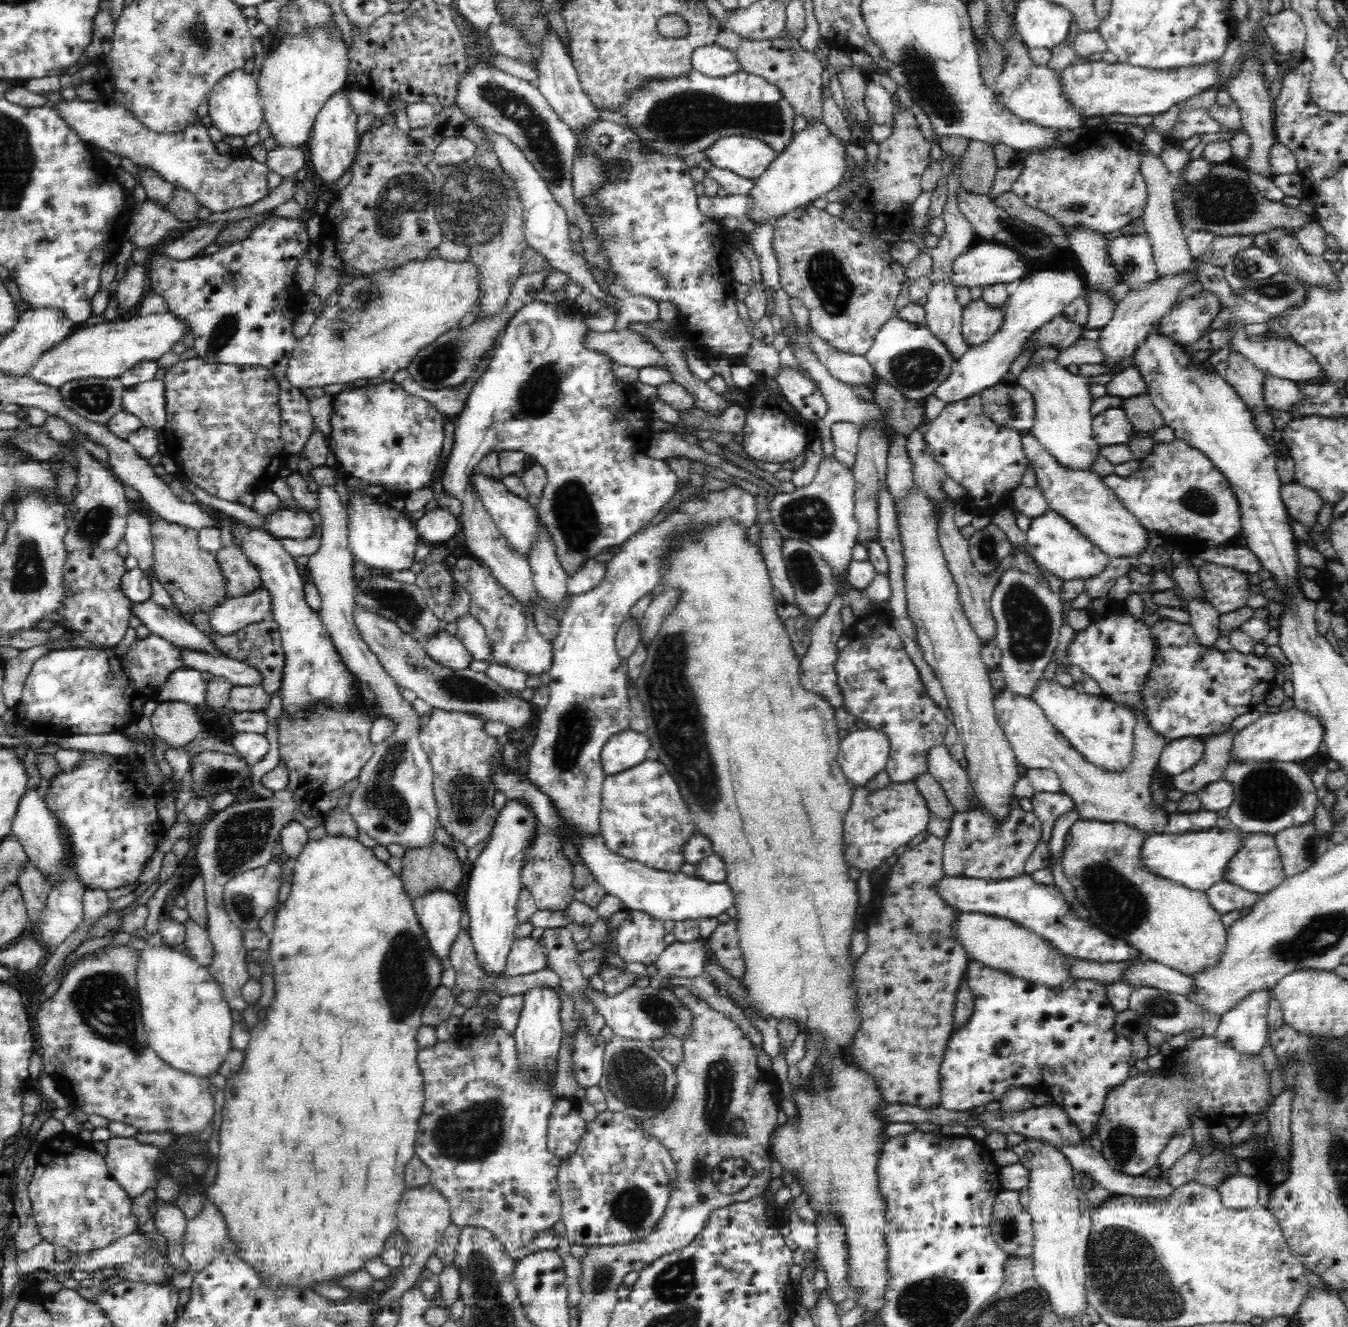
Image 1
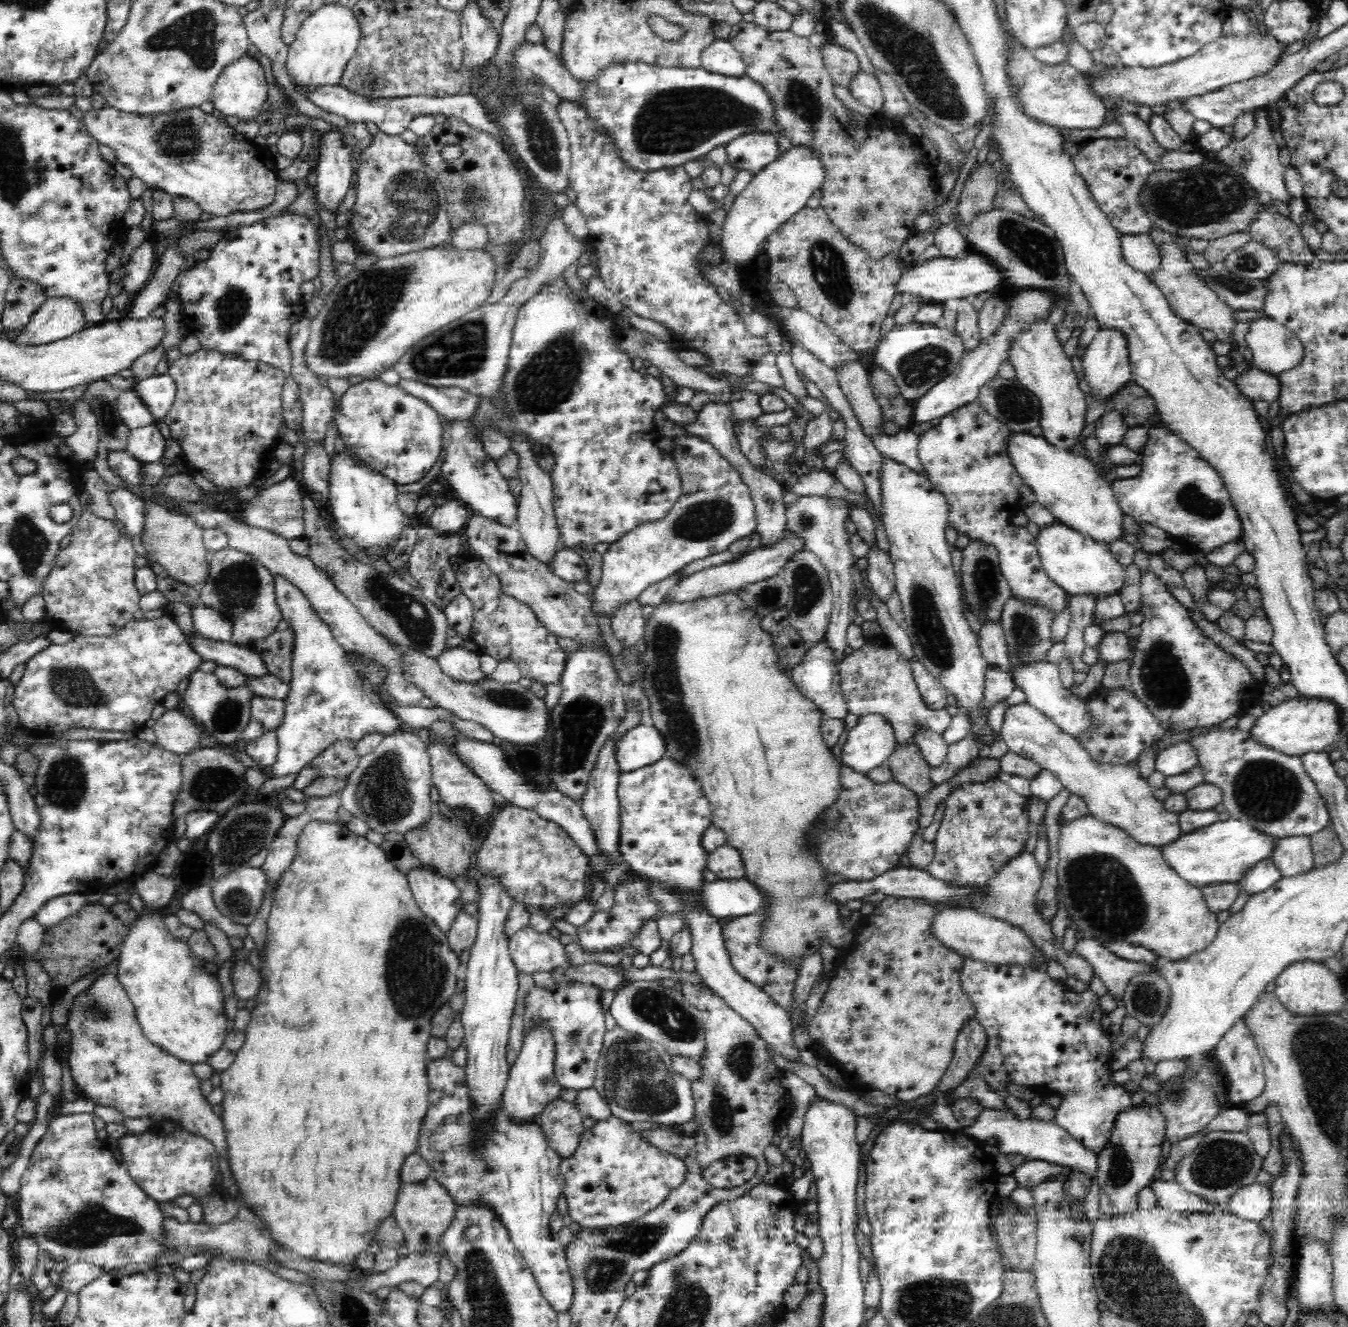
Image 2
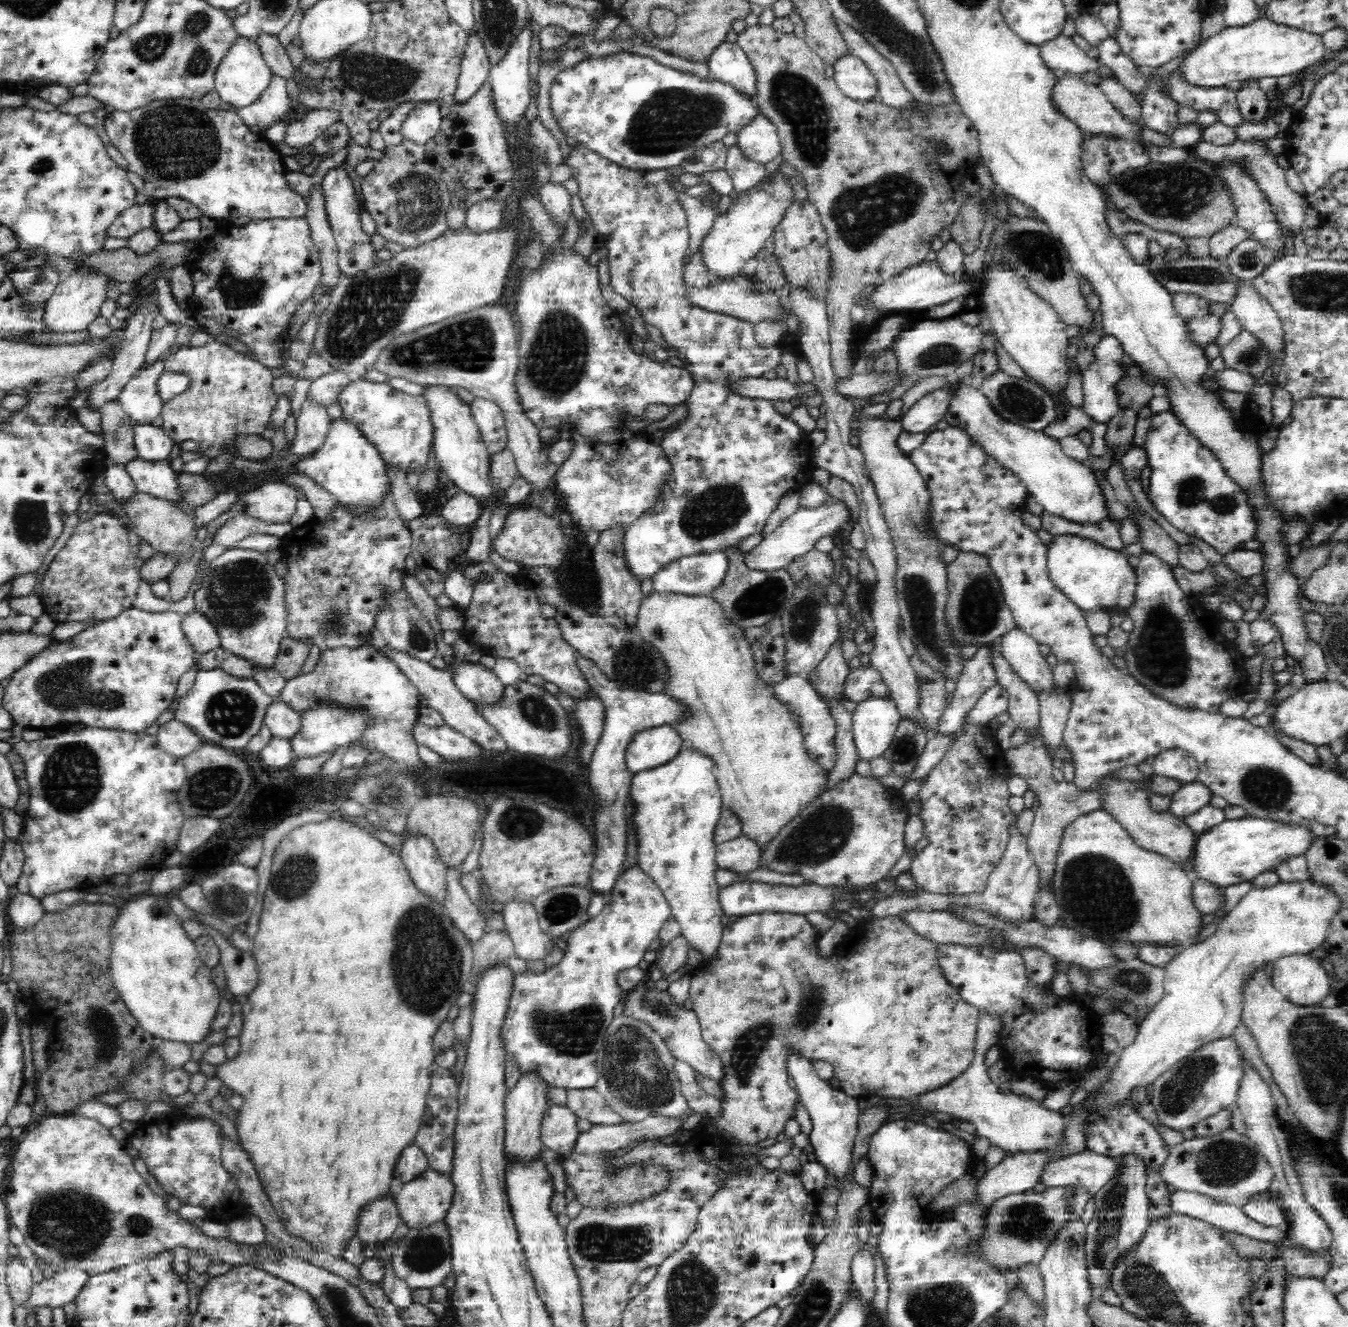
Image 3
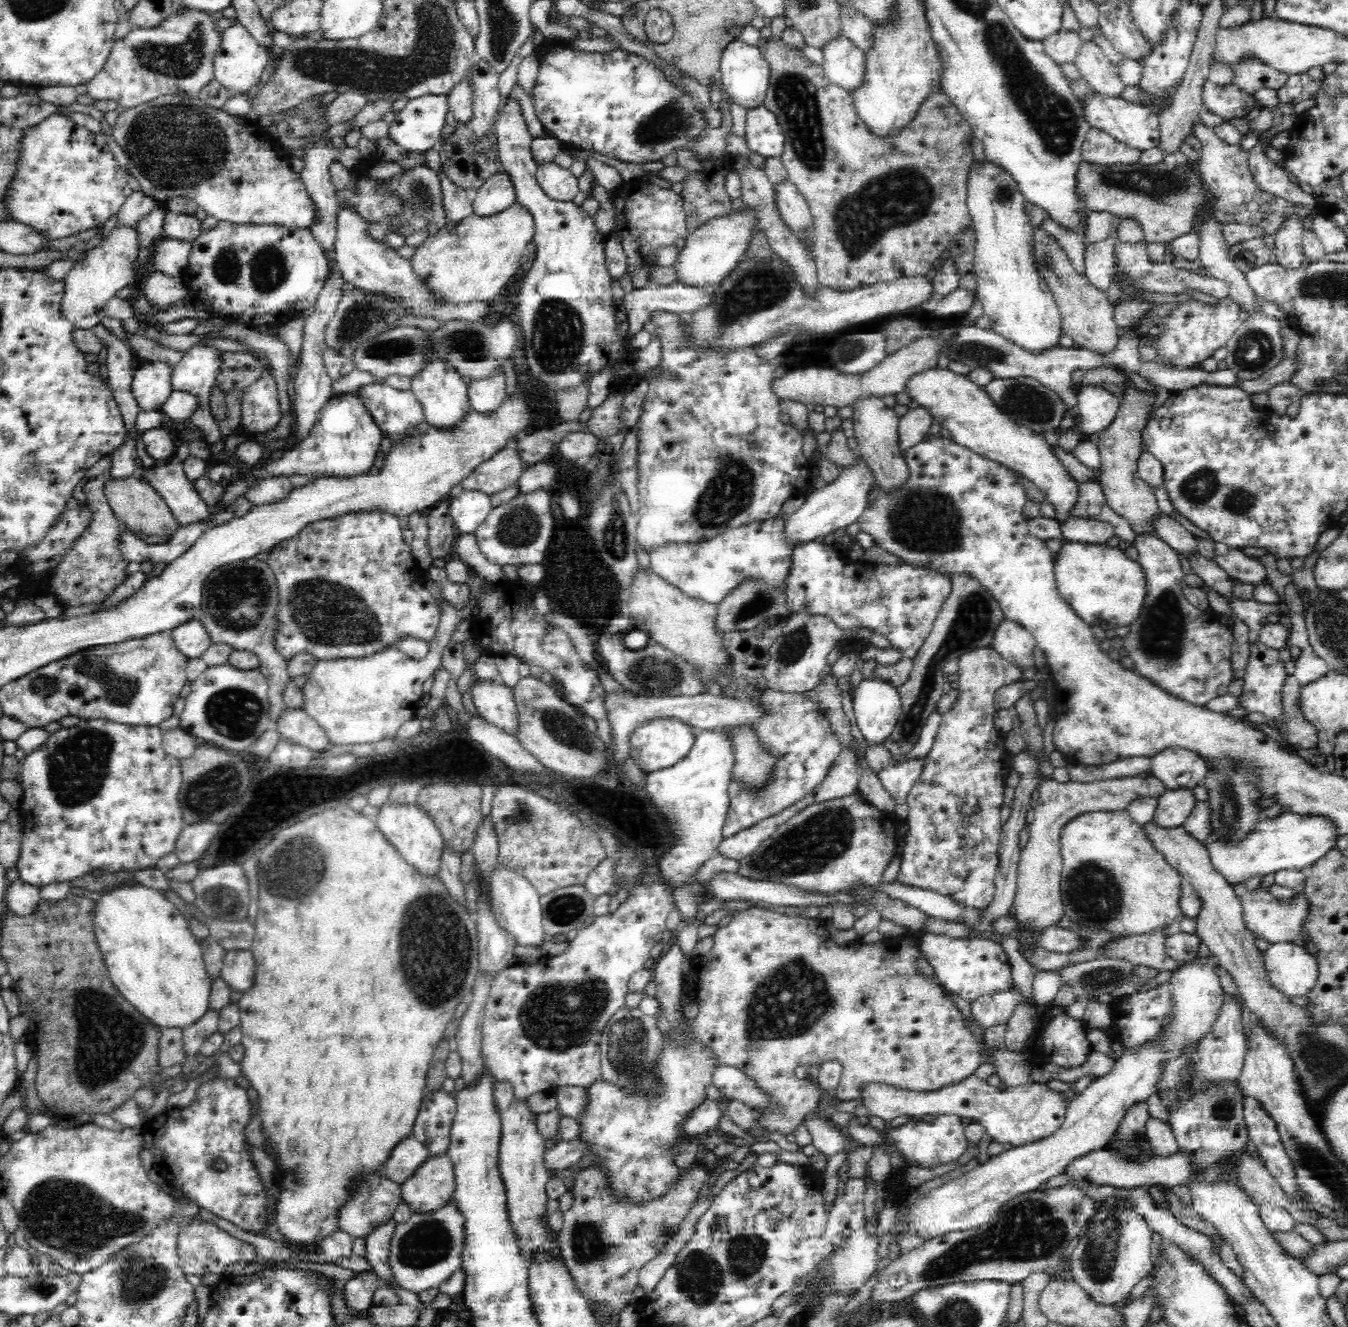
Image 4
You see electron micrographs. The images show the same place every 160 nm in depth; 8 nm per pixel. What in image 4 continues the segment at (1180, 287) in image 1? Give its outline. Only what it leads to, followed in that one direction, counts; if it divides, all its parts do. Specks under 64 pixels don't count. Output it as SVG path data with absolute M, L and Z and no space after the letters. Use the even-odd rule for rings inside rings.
M1083 387L1082 391L1078 391L1077 395L1077 408L1078 412L1076 418L1078 421L1077 428L1082 428L1086 436L1095 433L1102 433L1114 421L1118 409L1120 407L1120 399L1118 399L1110 391L1099 387Z

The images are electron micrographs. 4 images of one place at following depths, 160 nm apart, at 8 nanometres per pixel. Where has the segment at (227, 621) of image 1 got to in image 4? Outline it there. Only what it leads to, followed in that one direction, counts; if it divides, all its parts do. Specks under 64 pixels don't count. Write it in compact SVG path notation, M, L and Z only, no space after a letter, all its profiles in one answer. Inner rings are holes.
M199 618L182 622L180 626L171 630L171 635L178 650L190 659L200 657L213 643Z

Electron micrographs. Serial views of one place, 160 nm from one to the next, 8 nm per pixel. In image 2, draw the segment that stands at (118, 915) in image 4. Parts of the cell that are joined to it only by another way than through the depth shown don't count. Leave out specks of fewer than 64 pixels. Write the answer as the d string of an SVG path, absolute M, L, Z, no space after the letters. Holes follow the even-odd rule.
M158 914L142 916L135 920L132 930L123 940L119 949L117 977L123 989L128 993L134 1004L135 1014L141 1026L141 1031L154 1046L159 1046L166 1053L176 1056L192 1066L202 1062L208 1064L208 1059L223 1047L228 1018L225 1010L198 1010L192 996L192 978L196 976L196 964L199 962L191 954L190 948L184 942L178 942L172 934L165 930L165 922Z

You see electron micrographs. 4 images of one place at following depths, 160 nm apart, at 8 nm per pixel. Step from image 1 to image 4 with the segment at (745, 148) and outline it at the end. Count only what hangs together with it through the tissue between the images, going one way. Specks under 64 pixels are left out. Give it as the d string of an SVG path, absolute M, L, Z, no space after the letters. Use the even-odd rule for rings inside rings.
M762 104L747 110L744 140L748 150L762 158L778 158L783 152L785 135L776 115Z

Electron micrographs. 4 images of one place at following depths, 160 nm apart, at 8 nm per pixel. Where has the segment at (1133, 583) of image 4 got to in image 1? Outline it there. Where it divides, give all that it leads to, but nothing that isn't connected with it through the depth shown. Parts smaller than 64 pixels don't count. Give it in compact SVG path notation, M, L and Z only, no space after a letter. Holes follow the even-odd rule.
M1049 506L1044 514L1032 518L1030 528L1025 532L1027 537L1028 553L1033 557L1036 565L1053 572L1064 581L1074 578L1096 577L1110 562L1108 555L1104 554L1097 546L1091 544L1066 518L1060 516Z

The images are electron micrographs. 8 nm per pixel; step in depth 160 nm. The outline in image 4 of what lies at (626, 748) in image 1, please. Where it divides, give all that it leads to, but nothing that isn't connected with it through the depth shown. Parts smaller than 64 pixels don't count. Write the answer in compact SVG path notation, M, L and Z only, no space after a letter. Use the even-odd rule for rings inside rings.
M655 718L642 723L630 735L629 756L644 773L662 770L681 761L694 744L694 734L690 726L674 718Z

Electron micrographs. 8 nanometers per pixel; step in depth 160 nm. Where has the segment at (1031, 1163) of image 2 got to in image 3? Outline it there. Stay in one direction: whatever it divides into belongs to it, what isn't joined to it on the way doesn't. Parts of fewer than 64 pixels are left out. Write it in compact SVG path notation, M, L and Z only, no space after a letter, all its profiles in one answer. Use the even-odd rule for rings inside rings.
M1085 1150L1069 1157L1050 1160L1042 1169L1038 1182L1043 1182L1048 1187L1082 1185L1094 1195L1105 1182L1110 1180L1110 1176L1116 1170L1118 1170L1118 1159Z

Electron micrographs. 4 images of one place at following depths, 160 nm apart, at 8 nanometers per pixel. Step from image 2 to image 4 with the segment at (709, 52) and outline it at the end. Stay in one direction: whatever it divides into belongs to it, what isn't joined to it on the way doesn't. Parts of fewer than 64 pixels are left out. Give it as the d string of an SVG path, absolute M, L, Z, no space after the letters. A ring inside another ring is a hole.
M738 38L724 48L718 72L720 82L730 98L746 110L764 102L770 69L757 46L749 46Z

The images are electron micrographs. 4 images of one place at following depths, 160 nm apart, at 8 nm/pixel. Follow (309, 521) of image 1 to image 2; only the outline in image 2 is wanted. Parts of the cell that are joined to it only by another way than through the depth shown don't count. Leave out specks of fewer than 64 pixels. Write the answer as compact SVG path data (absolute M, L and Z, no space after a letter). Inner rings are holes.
M292 475L270 485L266 492L262 492L262 496L249 500L248 504L244 506L244 512L240 516L242 523L278 534L286 540L303 538L305 523L303 520L302 494L300 494L301 488L303 488L301 480Z

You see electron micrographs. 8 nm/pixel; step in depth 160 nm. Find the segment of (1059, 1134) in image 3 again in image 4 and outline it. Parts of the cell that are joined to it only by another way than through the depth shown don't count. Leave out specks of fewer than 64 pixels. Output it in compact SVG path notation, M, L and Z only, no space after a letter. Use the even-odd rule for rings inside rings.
M1016 986L977 999L971 1002L974 1023L986 1030L994 1028L998 1024L1006 1026L1014 1014L1014 1010L1018 1008L1018 1004L1024 1003L1025 1000ZM983 1062L968 1078L961 1079L956 1085L944 1086L940 1090L915 1093L890 1085L872 1083L863 1087L860 1097L864 1100L863 1106L870 1110L872 1119L880 1123L902 1115L914 1116L916 1119L920 1119L924 1114L958 1115L982 1125L992 1141L1001 1145L1008 1143L1013 1147L1032 1144L1054 1134L1062 1124L1067 1108L1061 1094L1048 1090L1048 1086L1042 1083L1000 1089L1000 1086L990 1085L987 1081L995 1072L992 1064Z

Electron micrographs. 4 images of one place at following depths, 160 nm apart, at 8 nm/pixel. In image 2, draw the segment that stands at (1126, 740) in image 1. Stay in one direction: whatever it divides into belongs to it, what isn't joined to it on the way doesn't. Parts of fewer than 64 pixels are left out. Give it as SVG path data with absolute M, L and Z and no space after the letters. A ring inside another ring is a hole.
M1043 659L1019 663L1011 676L1014 677L1015 686L1025 692L1027 703L1045 714L1062 732L1074 737L1090 728L1091 715L1086 710L1085 699L1062 686L1057 665Z

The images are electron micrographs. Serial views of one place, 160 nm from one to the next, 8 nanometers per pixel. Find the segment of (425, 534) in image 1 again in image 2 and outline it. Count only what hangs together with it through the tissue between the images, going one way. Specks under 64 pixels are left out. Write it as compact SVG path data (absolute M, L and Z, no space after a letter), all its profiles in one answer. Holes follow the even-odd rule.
M446 501L443 505L436 507L429 517L429 528L439 534L454 535L458 530L465 527L470 512L471 510L467 505L455 501Z

